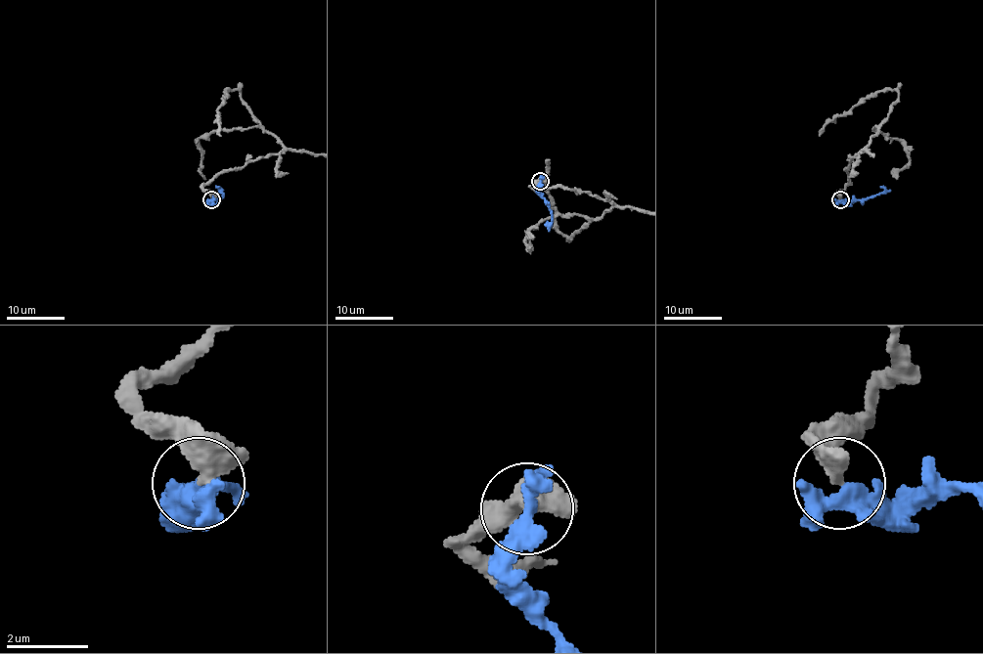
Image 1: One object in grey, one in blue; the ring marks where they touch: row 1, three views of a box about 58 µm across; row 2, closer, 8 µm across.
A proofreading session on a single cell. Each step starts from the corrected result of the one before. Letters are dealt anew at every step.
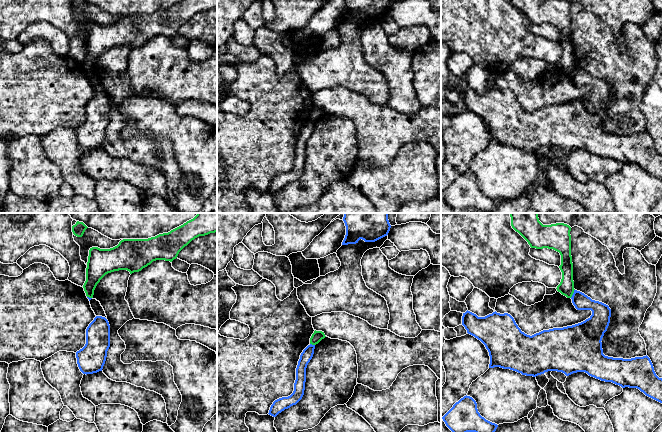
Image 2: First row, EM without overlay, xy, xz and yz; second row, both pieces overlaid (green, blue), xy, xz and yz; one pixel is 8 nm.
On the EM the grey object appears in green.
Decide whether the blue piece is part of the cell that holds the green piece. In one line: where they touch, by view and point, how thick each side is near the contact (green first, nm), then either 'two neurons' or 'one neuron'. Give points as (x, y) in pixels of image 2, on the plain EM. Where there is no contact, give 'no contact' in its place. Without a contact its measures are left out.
contact yz (573, 68); calibres 130 and 130 nm; two neurons

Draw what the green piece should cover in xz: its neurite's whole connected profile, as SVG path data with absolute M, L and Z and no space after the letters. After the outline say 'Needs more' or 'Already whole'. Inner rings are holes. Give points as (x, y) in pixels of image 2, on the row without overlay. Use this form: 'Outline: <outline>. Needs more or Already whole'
Outline: M314 107L314 109L312 110L311 114L310 114L310 120L312 121L316 121L318 120L322 115L324 115L326 112L324 110L324 108L322 107Z. Already whole

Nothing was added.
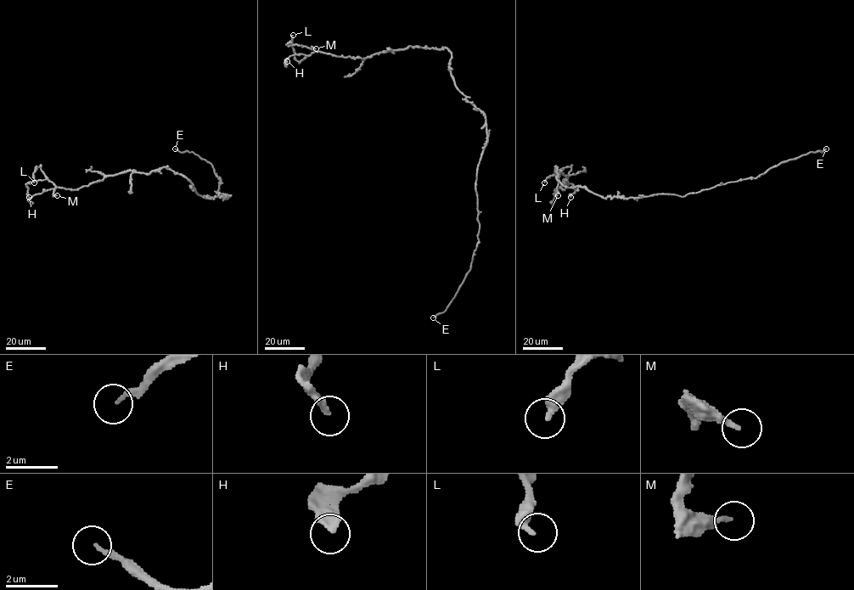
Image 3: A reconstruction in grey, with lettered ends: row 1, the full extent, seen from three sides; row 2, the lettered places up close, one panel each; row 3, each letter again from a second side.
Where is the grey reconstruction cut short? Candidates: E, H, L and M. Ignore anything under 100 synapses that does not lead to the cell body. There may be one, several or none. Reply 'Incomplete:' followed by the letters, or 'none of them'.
Incomplete: E

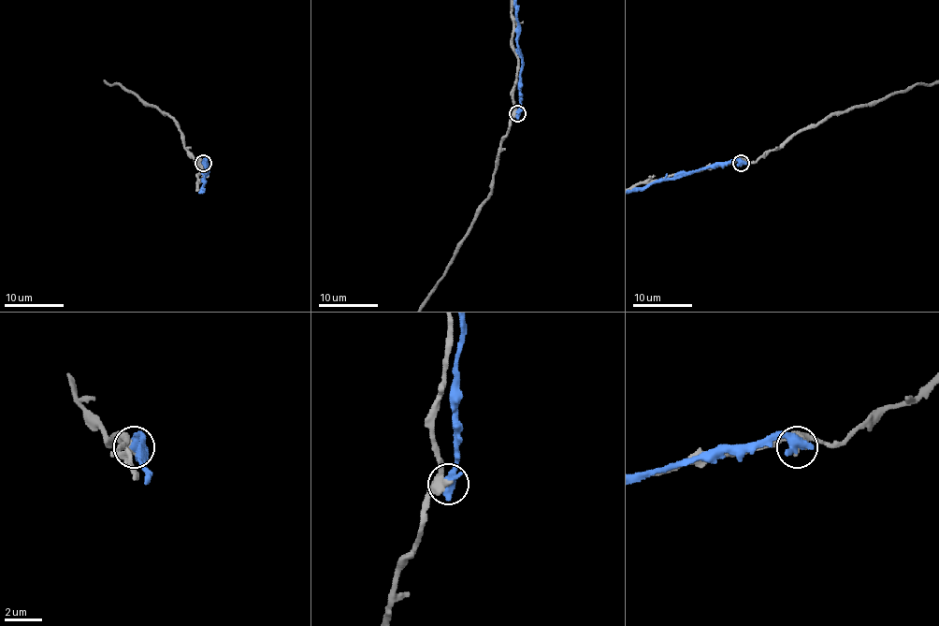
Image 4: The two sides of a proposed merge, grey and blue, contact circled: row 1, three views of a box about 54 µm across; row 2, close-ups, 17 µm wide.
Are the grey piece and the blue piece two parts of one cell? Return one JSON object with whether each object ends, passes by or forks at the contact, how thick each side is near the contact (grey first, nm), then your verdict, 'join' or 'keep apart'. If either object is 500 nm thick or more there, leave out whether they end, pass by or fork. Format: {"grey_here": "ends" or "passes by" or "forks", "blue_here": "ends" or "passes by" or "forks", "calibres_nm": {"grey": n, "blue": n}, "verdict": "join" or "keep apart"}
{"calibres_nm": {"grey": 400, "blue": 650}, "verdict": "keep apart"}

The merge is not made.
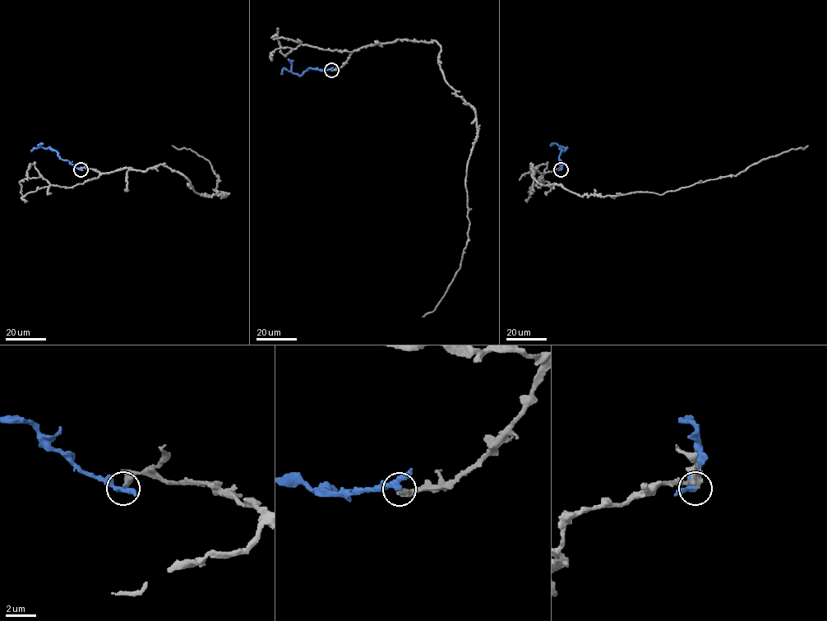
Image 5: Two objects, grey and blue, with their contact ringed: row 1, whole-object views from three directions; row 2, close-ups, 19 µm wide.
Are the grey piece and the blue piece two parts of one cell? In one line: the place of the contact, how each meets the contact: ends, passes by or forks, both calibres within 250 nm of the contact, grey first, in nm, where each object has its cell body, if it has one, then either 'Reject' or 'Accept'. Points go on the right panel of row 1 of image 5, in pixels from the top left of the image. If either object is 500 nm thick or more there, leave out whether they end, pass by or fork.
Place: (561, 169). At the ring grey ends. At the ring blue passes by. Thickness 380 nm (grey) against 320 nm. Soma of grey: none. Soma of blue: none. Reject

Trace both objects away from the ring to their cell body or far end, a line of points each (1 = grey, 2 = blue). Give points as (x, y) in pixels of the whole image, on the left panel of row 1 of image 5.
1: (80, 169), (146, 171), (164, 164), (203, 196), (227, 194), (216, 194), (219, 179), (206, 159), (172, 145)
2: (80, 169), (62, 160), (50, 147), (31, 150)

